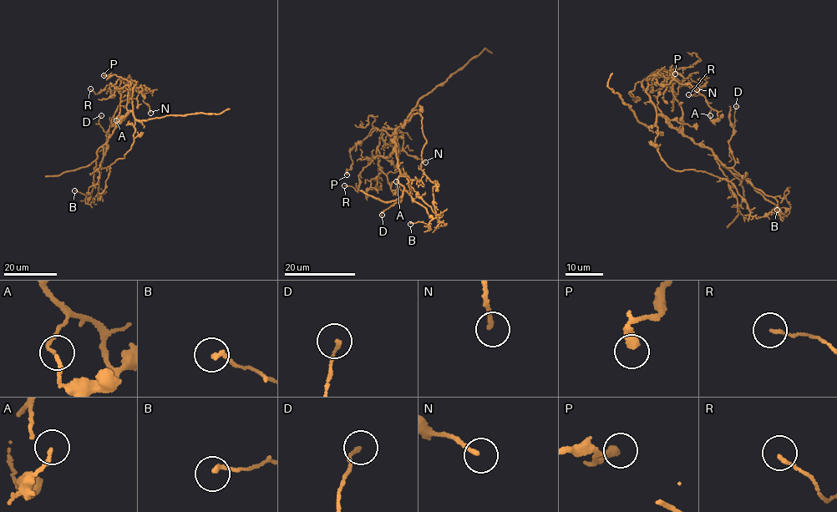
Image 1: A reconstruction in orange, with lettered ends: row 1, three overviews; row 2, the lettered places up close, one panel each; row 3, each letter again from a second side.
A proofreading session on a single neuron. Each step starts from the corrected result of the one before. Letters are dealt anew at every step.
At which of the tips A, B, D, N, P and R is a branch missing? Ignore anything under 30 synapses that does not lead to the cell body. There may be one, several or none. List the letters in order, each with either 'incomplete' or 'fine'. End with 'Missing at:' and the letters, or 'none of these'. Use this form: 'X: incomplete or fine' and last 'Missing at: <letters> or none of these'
A: fine
B: fine
D: fine
N: fine
P: fine
R: fine
Missing at: none of these

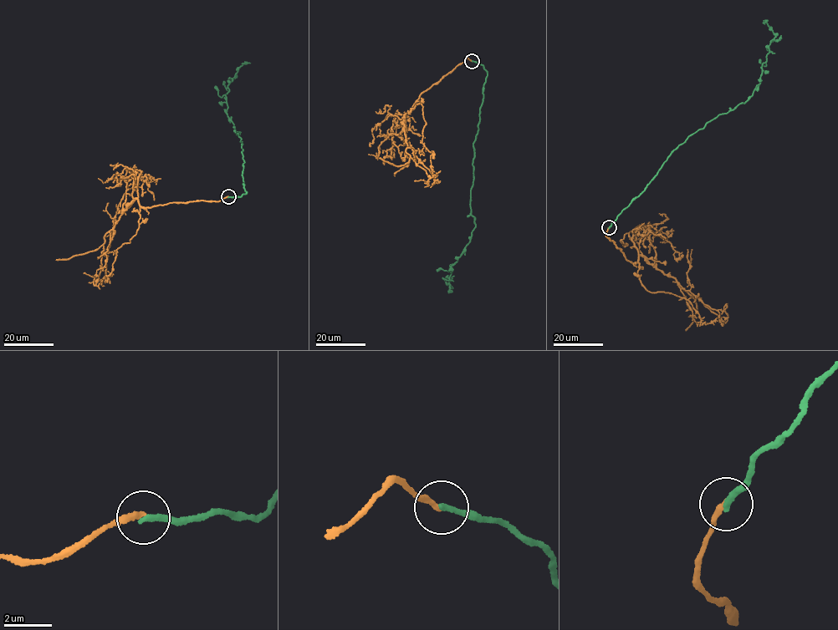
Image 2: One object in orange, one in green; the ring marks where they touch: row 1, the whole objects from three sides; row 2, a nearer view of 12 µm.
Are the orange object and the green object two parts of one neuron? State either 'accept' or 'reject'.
reject

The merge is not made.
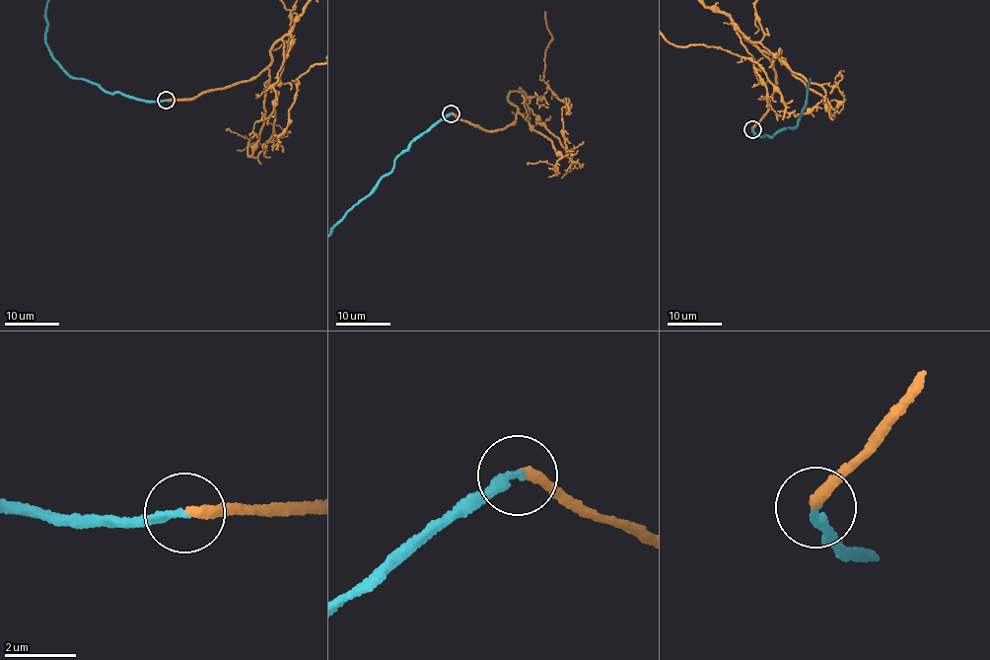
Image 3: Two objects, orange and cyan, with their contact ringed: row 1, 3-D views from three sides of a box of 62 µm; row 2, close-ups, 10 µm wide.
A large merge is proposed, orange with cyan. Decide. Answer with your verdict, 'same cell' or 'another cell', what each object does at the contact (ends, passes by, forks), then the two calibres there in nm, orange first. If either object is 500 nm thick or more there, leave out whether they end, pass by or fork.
same cell | orange ends | cyan ends | 280/220 nm

